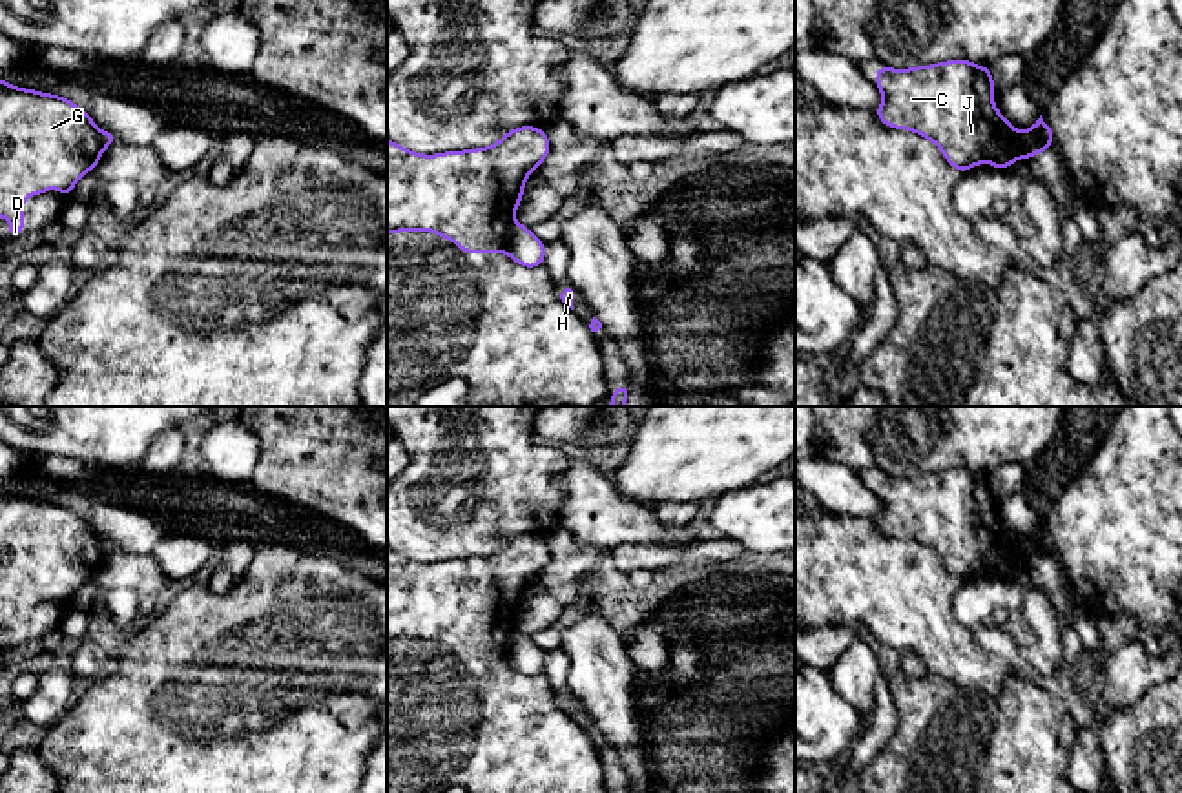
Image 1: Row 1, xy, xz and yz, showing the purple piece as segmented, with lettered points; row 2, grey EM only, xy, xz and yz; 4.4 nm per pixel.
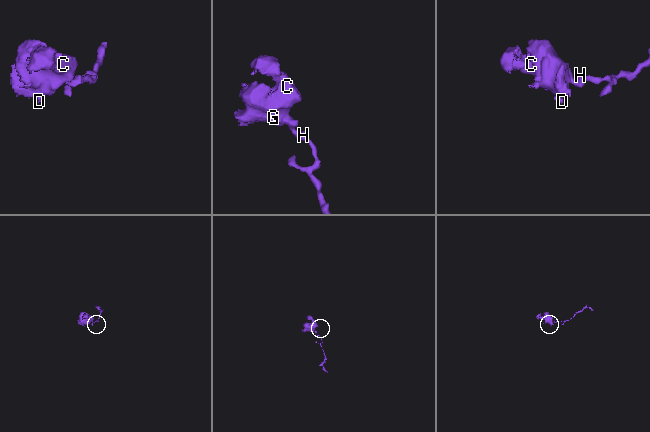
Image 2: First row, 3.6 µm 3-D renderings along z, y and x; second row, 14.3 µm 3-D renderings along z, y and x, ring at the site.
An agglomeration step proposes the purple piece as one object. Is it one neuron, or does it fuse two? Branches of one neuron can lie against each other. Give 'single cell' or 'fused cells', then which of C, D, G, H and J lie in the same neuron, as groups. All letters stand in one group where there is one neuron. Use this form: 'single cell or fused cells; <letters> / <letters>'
fused cells; C D G J / H

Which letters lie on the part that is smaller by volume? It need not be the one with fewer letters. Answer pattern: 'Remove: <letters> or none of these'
Remove: H

